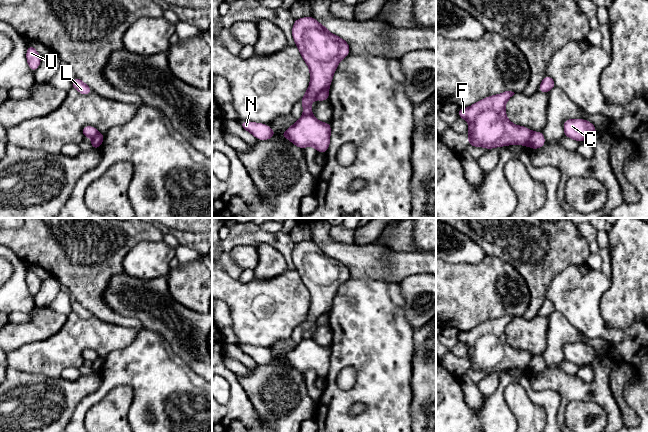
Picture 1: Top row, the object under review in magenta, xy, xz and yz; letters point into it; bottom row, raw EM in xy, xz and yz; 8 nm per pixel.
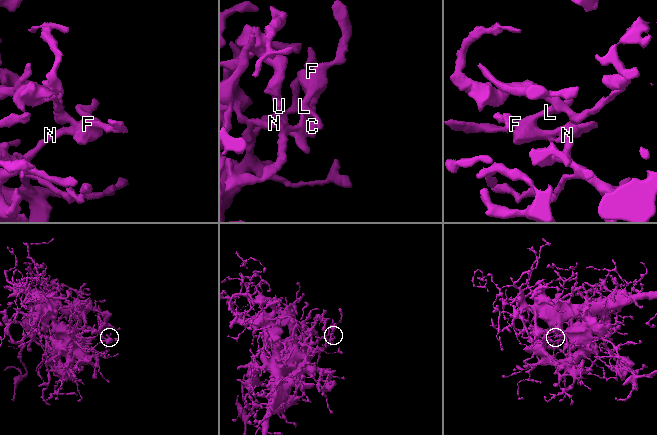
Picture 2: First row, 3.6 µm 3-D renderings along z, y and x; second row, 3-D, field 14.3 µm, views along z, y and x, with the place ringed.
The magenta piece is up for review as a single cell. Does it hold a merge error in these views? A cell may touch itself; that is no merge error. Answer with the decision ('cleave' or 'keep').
cleave

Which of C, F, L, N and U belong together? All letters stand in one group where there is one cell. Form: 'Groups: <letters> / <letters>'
Groups: C N / F L U

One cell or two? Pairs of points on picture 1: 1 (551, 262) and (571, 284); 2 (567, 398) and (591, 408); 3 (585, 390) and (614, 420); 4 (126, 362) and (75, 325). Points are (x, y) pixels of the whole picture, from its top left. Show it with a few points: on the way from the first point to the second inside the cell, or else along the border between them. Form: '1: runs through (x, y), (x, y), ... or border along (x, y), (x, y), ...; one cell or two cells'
1: border along (580, 264), (565, 267), (551, 281), (547, 291); two cells
2: border along (596, 402), (573, 400), (566, 407), (564, 421); two cells
3: runs through (595, 391), (612, 410); one cell
4: border along (132, 341), (122, 348), (111, 350), (104, 357); two cells

